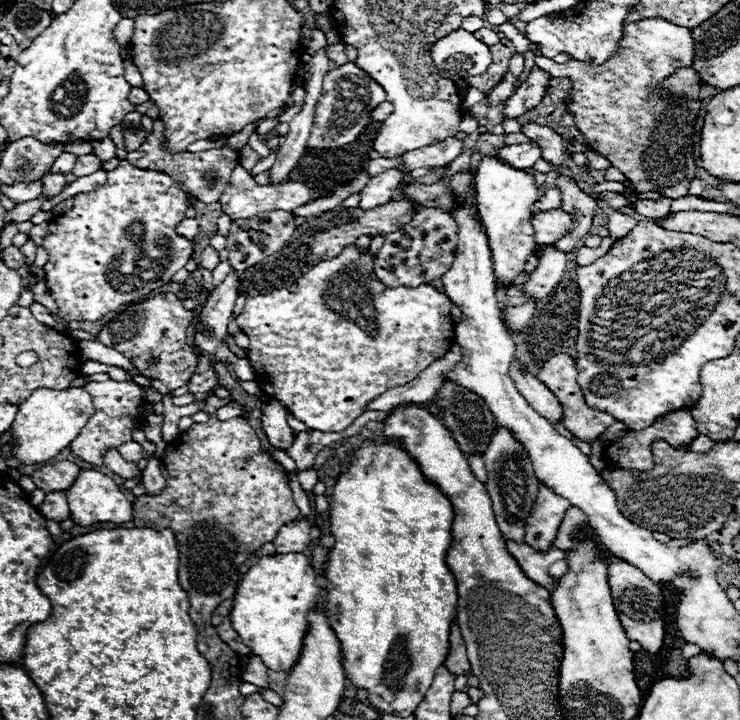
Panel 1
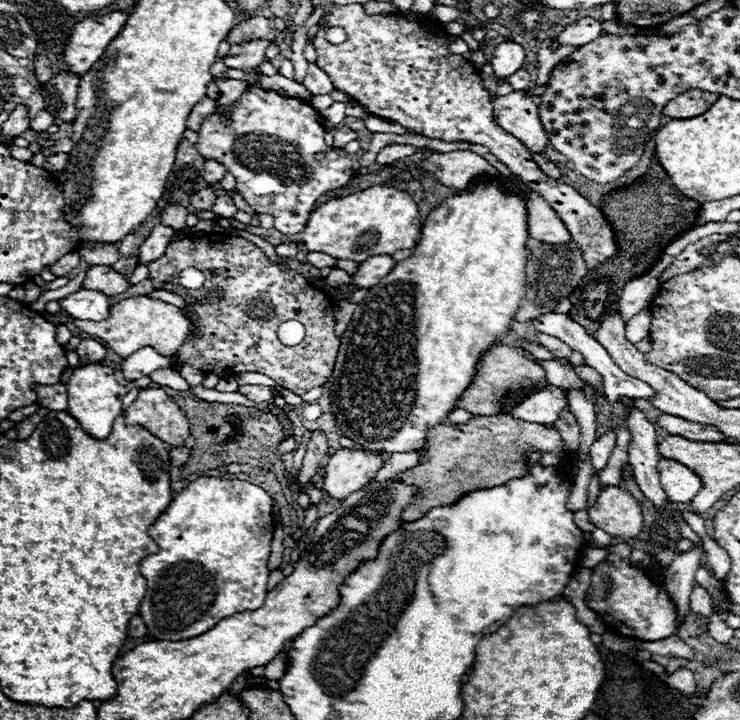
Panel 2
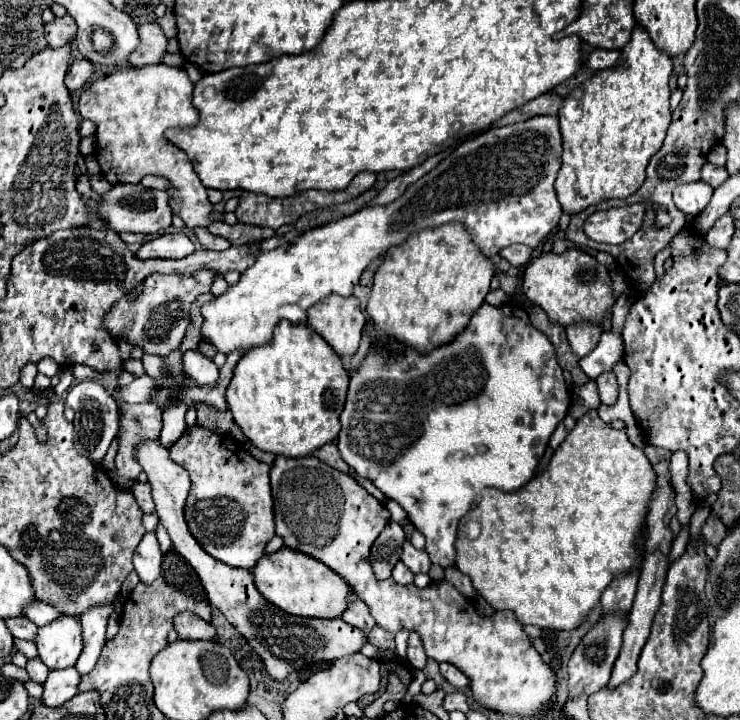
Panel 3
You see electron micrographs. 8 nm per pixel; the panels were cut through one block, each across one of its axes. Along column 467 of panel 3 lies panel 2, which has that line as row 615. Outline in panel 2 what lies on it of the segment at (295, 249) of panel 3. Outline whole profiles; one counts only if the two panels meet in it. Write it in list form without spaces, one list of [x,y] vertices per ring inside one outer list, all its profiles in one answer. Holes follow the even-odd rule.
[[[200,476],[198,480],[194,480],[186,490],[182,490],[168,506],[168,510],[150,526],[150,536],[156,540],[156,544],[160,546],[160,554],[152,554],[150,558],[142,560],[142,574],[148,580],[148,590],[146,596],[142,600],[140,606],[140,616],[148,626],[148,634],[154,640],[186,640],[186,638],[194,638],[200,636],[204,632],[208,632],[212,626],[216,626],[222,618],[232,616],[236,612],[244,612],[244,610],[256,610],[262,606],[264,598],[266,598],[266,580],[268,580],[268,558],[270,558],[270,542],[272,542],[272,498],[266,490],[262,490],[256,484],[250,482],[242,482],[242,480],[220,480],[220,478],[204,478]]]

